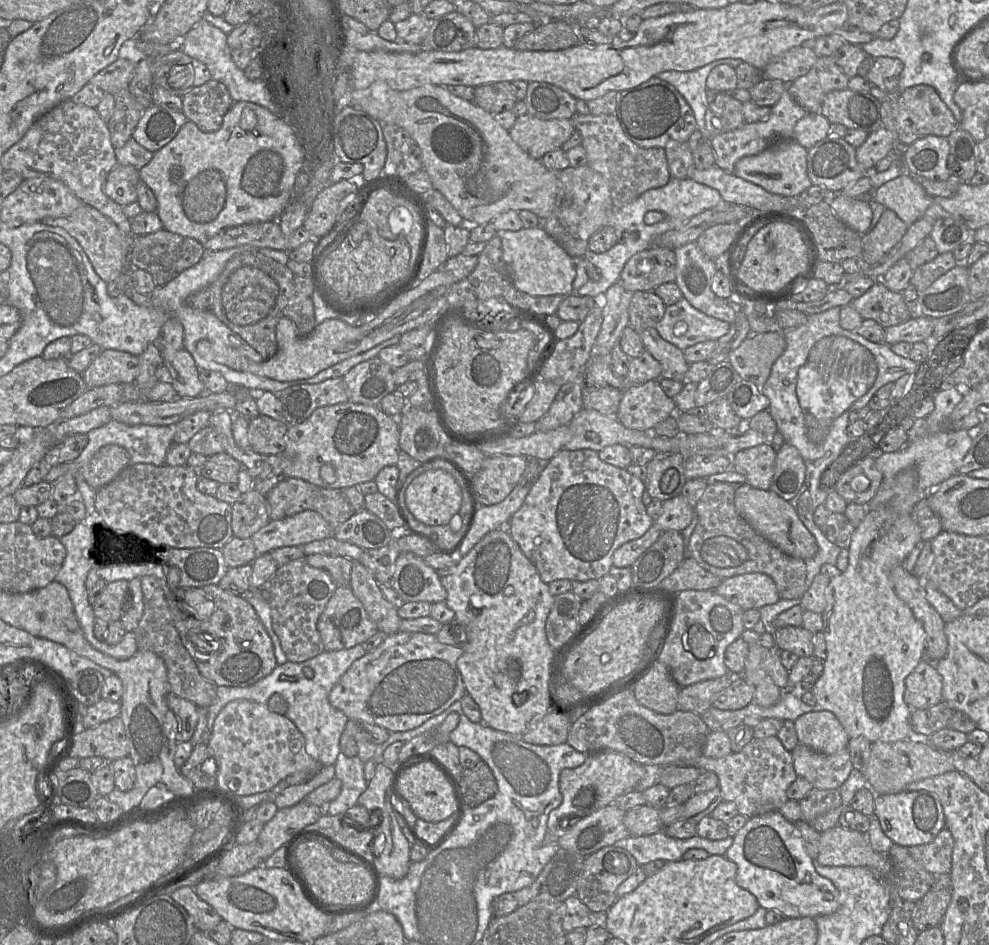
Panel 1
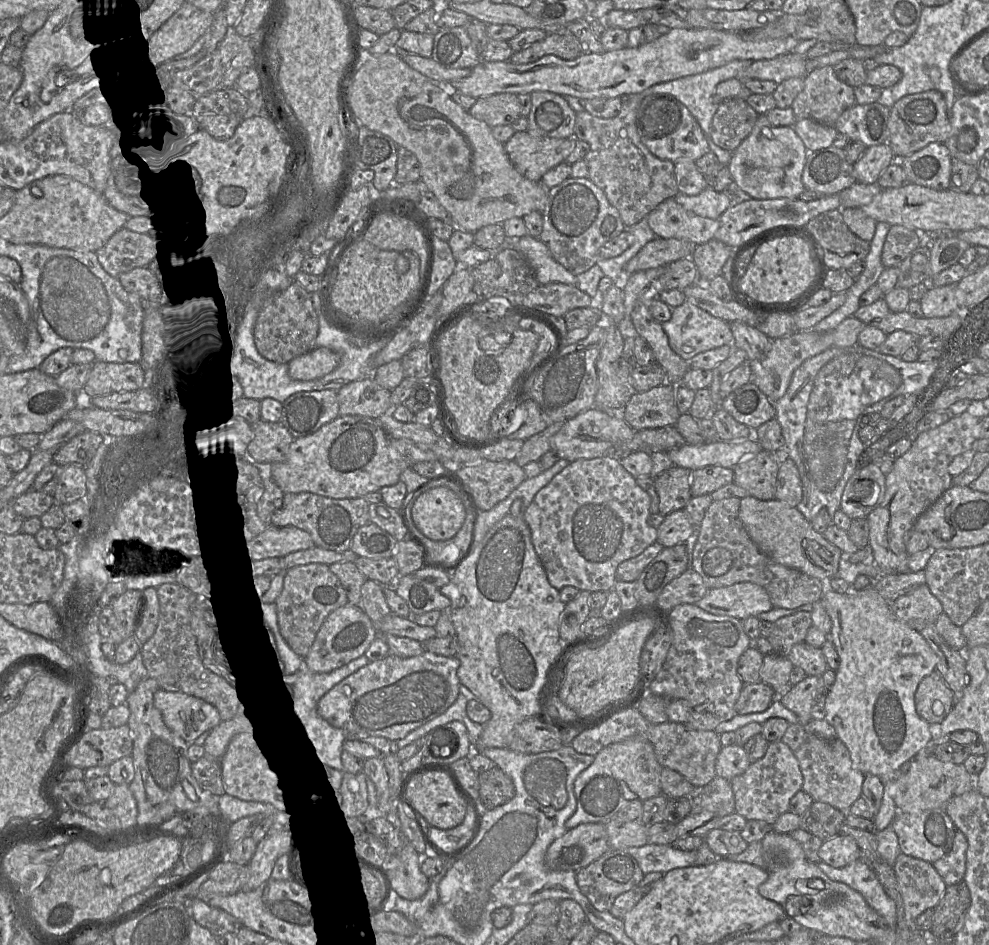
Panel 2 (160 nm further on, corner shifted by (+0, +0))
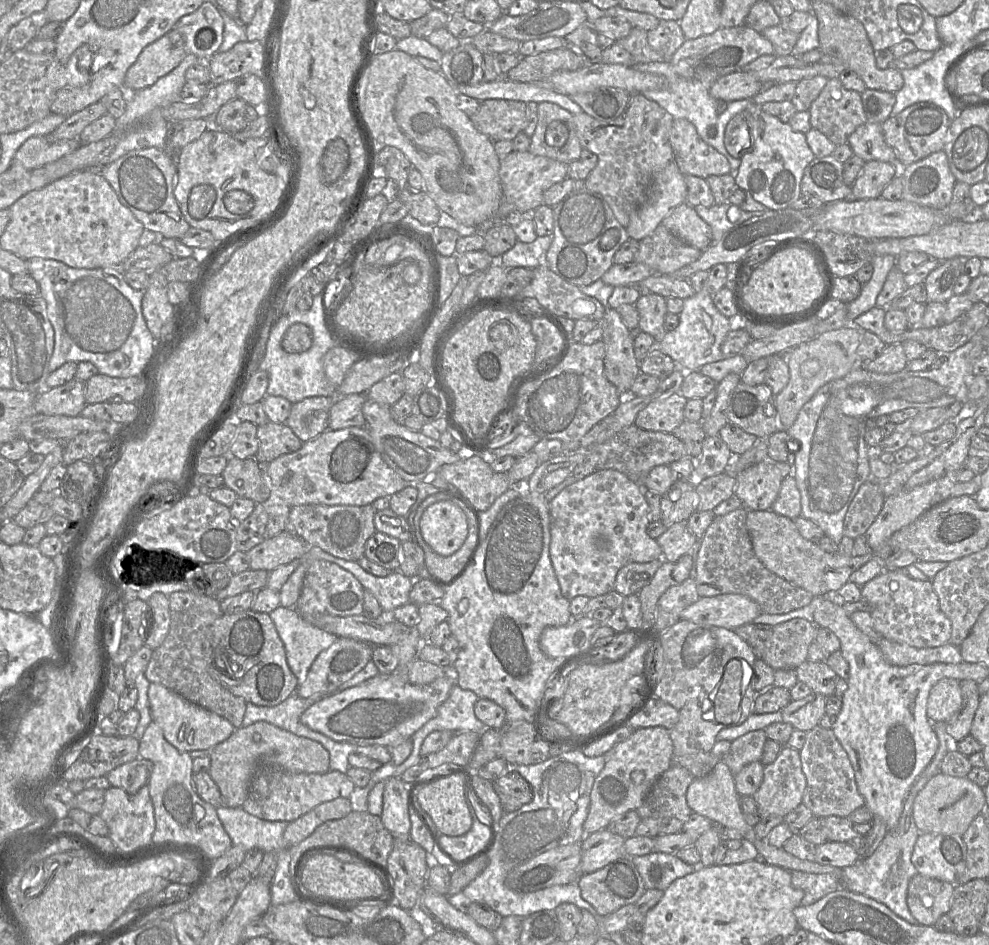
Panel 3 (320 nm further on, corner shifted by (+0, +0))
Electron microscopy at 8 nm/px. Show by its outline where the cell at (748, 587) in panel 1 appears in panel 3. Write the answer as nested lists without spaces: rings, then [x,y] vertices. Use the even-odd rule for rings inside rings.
[[[721,594],[700,597],[685,608],[680,619],[700,625],[710,625],[734,630],[758,617],[761,610],[757,603],[740,594]]]

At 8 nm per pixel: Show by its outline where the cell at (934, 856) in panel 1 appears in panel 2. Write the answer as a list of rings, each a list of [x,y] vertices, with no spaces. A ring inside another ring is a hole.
[[[956,830],[951,851],[932,863],[947,886],[963,881],[966,871],[968,842],[963,832]]]

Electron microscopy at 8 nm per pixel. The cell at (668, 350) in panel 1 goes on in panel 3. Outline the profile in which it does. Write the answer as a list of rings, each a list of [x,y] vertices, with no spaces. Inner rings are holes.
[[[642,293],[635,303],[642,332],[650,334],[659,344],[666,335],[665,316],[668,313],[666,298],[653,293]]]

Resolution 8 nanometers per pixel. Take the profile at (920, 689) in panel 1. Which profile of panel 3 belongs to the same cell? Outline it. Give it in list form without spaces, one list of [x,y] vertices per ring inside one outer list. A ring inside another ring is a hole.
[[[943,678],[930,690],[927,700],[927,716],[932,724],[947,723],[961,704],[960,682],[953,678]]]

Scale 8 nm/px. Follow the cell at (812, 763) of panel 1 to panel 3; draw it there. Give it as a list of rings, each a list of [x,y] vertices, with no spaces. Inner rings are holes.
[[[817,725],[806,732],[805,743],[799,753],[802,770],[806,776],[806,789],[802,803],[812,811],[813,816],[848,818],[853,811],[865,805],[848,754],[832,729]]]

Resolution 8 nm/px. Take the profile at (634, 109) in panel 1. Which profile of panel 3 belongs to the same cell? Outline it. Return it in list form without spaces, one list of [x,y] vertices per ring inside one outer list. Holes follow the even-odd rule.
[[[674,119],[669,135],[673,160],[684,175],[706,179],[711,175],[731,172],[728,160],[699,136],[695,126],[687,119]]]

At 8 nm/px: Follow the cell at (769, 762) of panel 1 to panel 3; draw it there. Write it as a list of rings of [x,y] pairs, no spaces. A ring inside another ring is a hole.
[[[787,745],[776,760],[764,765],[763,781],[752,796],[758,807],[758,816],[786,816],[802,803],[806,789],[800,753]]]

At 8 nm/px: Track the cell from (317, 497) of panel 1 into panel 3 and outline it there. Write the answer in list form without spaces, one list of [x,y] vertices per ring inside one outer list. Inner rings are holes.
[[[306,504],[290,507],[288,528],[308,546],[319,547],[325,552],[347,560],[358,561],[365,556],[365,544],[376,532],[372,504],[364,506]]]

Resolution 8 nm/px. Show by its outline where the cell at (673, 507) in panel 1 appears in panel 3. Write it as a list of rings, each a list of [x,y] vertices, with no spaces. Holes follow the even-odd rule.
[[[687,521],[674,523],[656,539],[662,549],[663,560],[668,562],[675,562],[681,556],[688,554],[696,540],[688,528]]]

